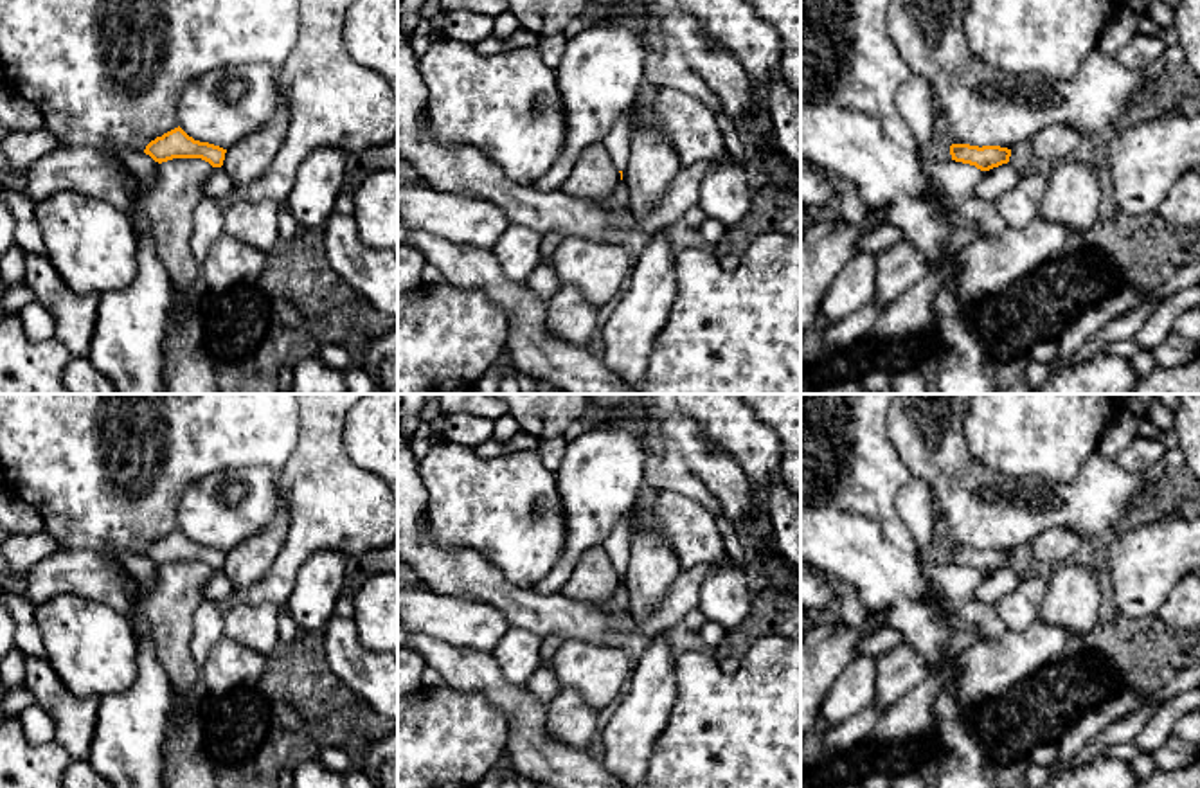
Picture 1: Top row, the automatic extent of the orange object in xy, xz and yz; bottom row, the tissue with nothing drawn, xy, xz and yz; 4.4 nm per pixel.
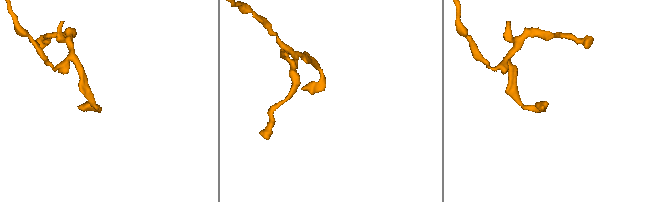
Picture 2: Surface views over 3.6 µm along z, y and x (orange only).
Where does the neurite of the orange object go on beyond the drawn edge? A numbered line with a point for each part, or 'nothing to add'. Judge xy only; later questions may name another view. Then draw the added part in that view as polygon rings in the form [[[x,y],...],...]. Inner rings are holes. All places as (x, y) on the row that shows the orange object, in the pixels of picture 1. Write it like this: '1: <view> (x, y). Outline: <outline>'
nothing to add

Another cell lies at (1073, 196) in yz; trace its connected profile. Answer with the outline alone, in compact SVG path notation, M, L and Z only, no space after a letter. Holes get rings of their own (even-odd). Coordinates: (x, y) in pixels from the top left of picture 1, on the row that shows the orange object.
M1085 153L1049 169L1038 218L1061 223L1083 237L1099 216L1101 173L1101 164Z

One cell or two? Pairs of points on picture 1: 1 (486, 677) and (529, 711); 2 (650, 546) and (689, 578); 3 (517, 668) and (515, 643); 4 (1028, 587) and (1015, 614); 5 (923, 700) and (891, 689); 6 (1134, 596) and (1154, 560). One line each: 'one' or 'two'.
1: one
2: two
3: one
4: one
5: two
6: one

